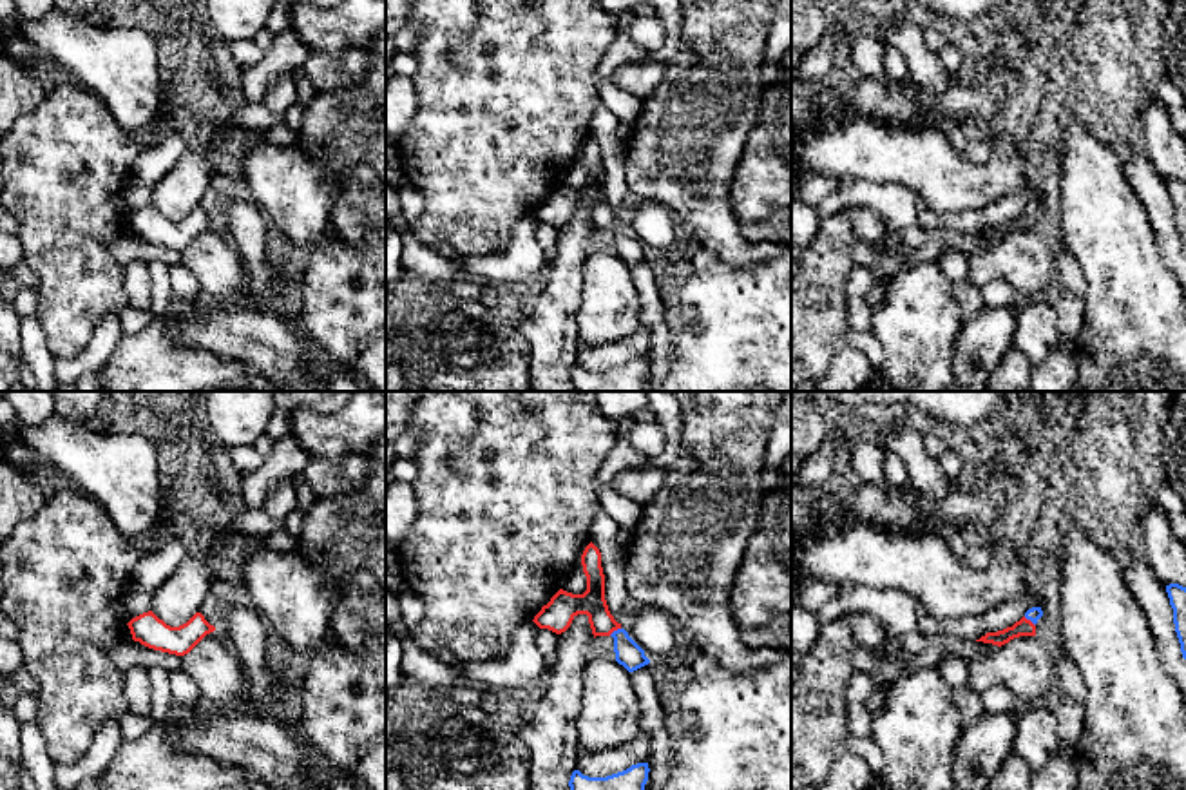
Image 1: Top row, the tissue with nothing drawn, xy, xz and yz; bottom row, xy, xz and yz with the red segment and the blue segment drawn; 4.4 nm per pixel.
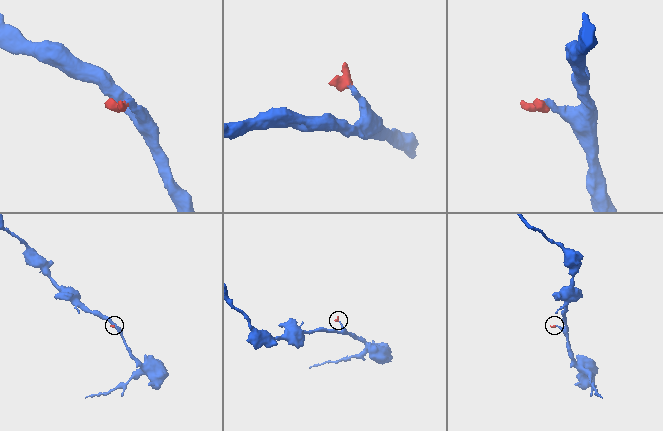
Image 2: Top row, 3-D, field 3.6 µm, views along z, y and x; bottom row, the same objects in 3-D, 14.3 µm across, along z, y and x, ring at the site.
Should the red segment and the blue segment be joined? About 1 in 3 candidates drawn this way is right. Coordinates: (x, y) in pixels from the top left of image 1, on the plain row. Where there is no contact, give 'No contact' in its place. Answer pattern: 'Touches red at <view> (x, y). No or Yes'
Touches red at xz (614, 223). Yes

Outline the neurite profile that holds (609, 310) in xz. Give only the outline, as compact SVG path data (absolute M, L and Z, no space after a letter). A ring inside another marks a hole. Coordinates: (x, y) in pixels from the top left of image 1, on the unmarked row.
M594 250L581 265L583 301L576 313L585 348L632 337L639 326L639 297L630 266L616 254Z

